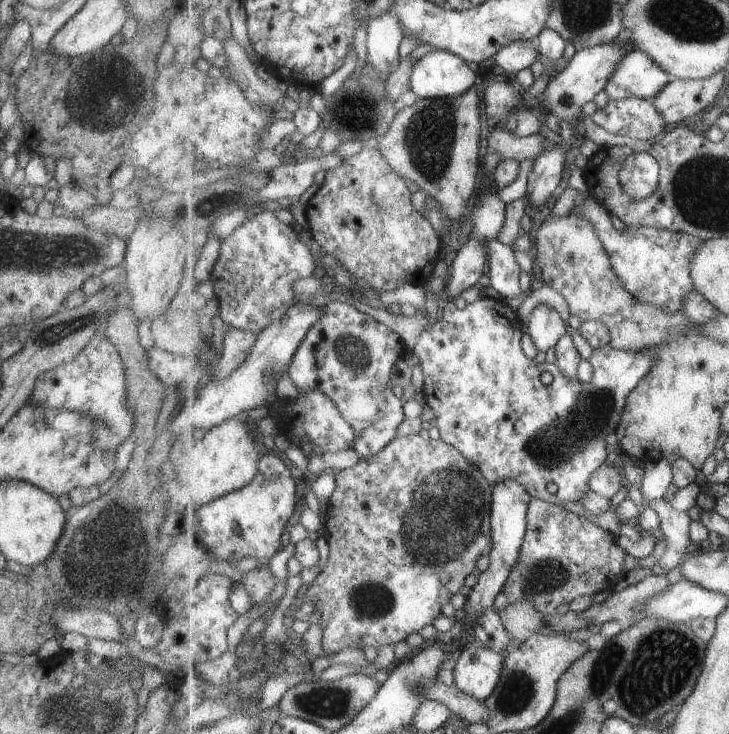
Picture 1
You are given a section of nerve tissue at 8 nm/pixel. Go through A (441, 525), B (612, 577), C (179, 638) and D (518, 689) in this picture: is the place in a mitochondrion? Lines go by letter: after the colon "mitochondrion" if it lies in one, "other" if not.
A: mitochondrion
B: other
C: other
D: mitochondrion

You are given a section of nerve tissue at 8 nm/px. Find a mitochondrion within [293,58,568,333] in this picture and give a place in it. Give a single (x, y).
(428, 134)

